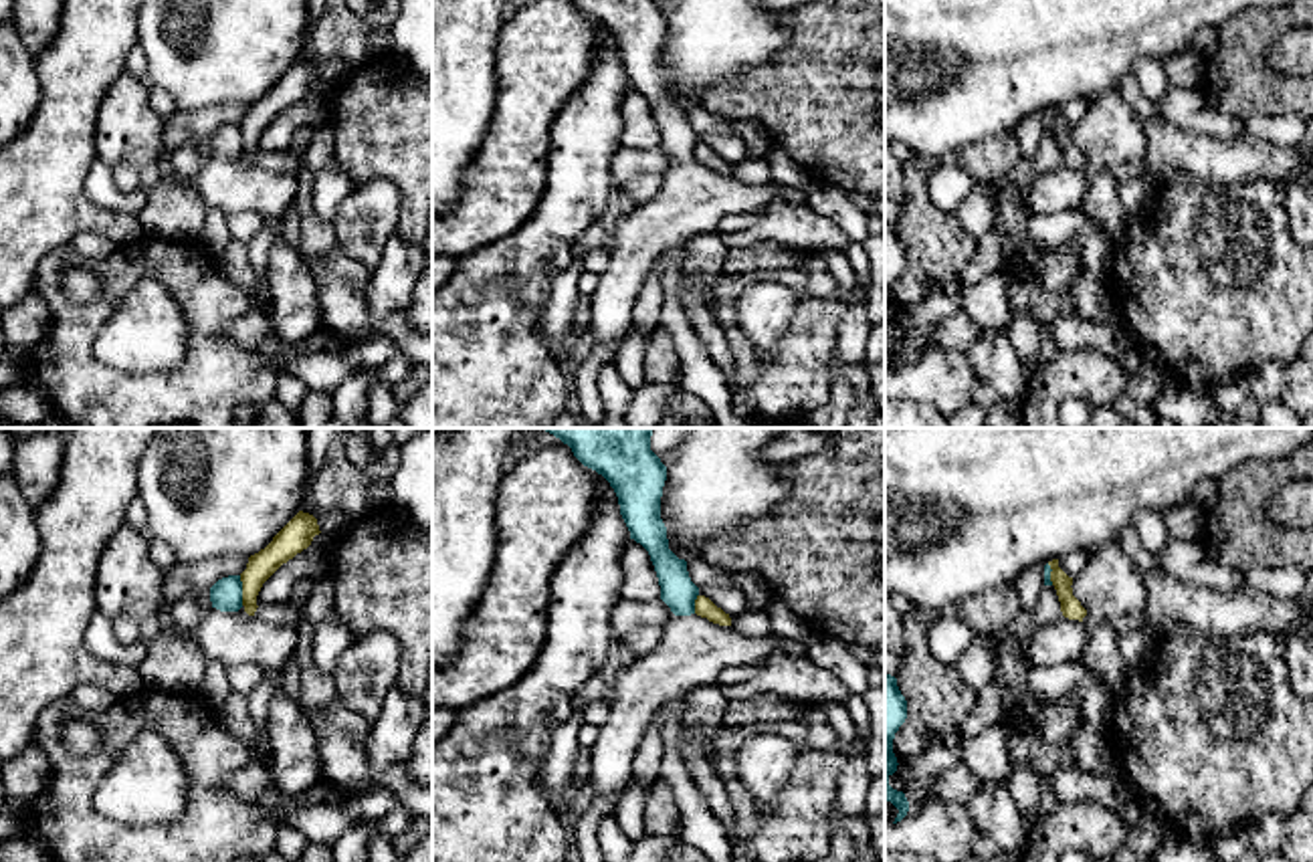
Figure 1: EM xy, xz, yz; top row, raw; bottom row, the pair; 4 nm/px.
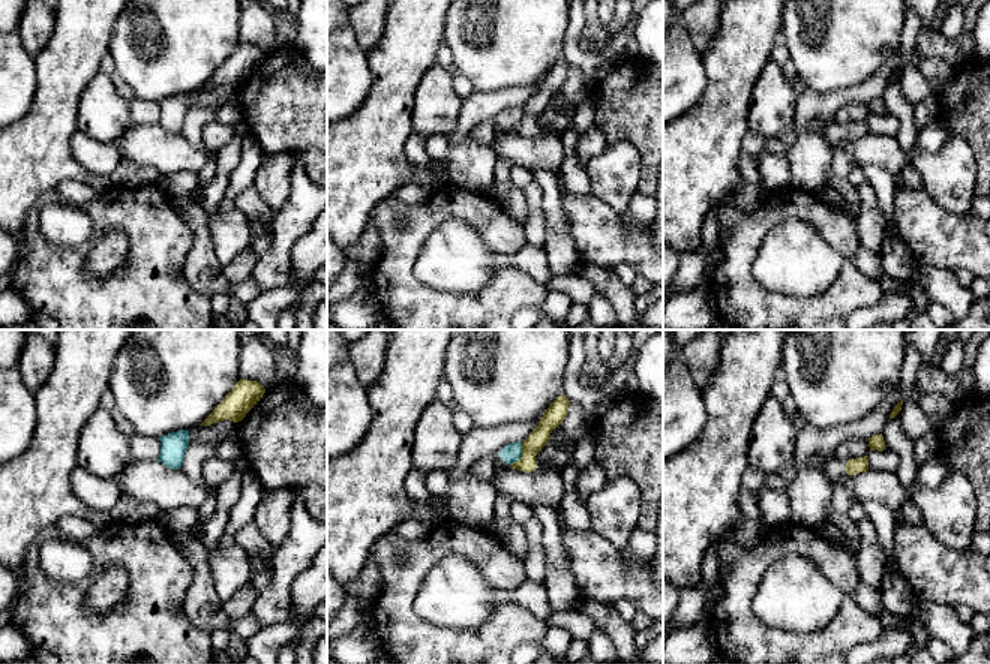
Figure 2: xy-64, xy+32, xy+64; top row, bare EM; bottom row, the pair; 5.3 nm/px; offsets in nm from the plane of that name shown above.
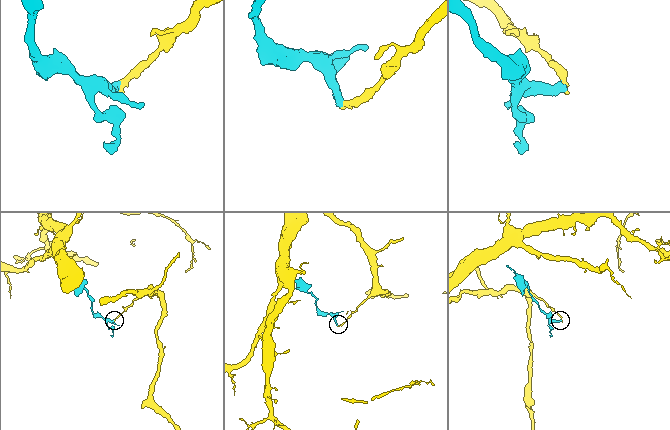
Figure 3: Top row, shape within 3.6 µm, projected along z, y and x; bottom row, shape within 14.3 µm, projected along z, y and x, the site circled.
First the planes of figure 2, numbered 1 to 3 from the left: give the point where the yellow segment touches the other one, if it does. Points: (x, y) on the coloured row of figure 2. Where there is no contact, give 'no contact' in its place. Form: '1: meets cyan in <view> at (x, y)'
1: no contact
2: meets cyan in xy+32 at (519, 456)
3: no contact

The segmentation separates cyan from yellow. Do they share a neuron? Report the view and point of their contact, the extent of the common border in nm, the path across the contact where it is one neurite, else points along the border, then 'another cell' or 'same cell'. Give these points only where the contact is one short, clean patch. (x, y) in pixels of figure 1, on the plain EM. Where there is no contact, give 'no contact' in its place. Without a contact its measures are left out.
meets cyan in xy at (241, 138); contact 120 nm long; border along xy (239, 124), (243, 152); another cell

